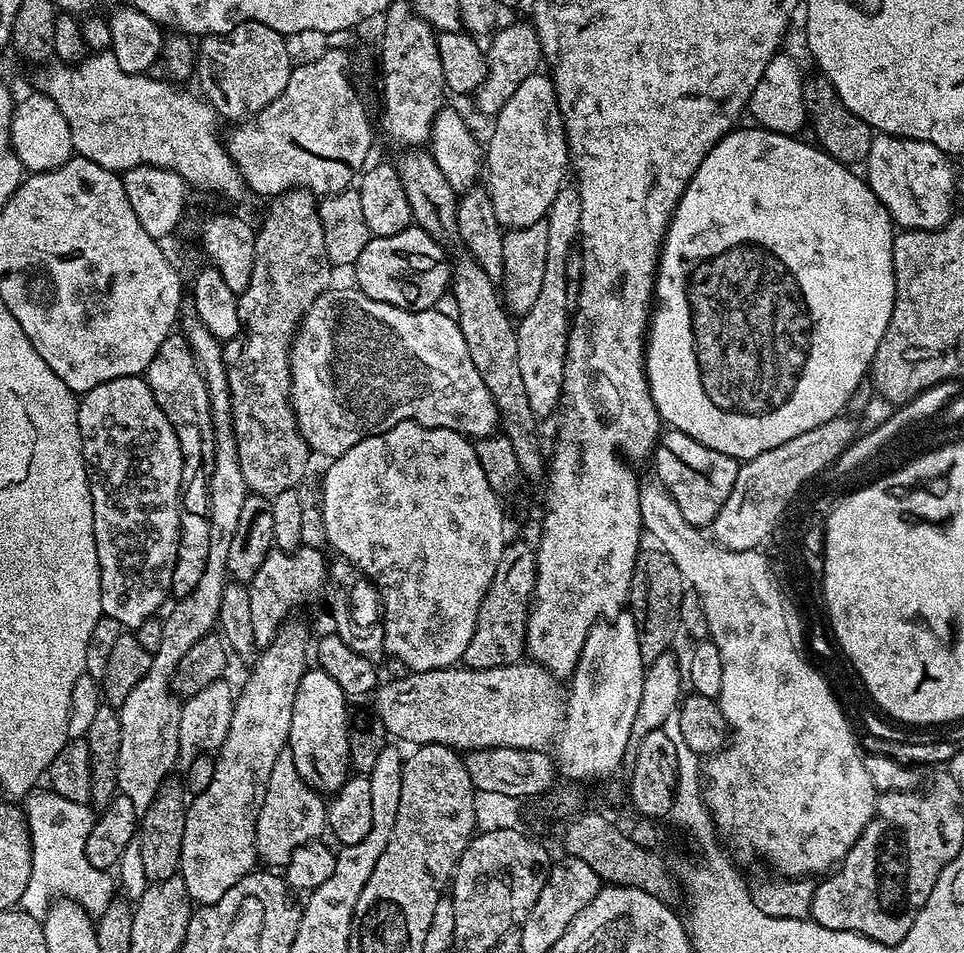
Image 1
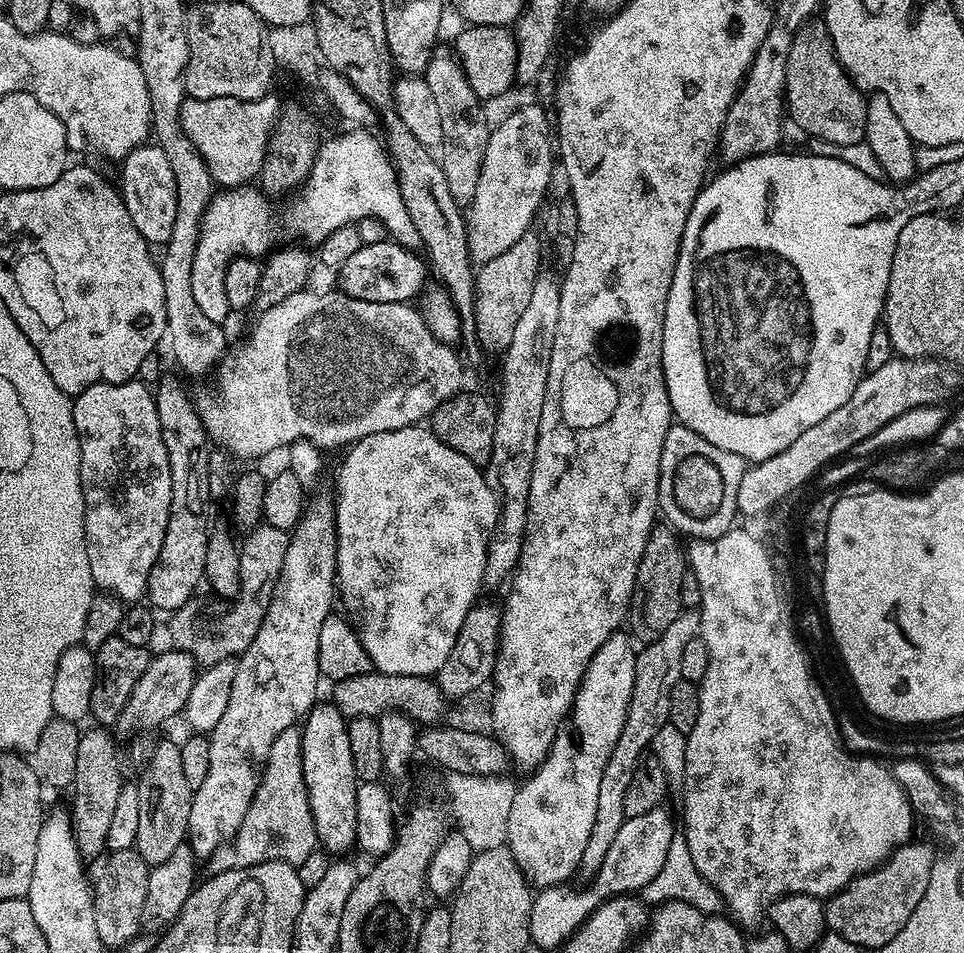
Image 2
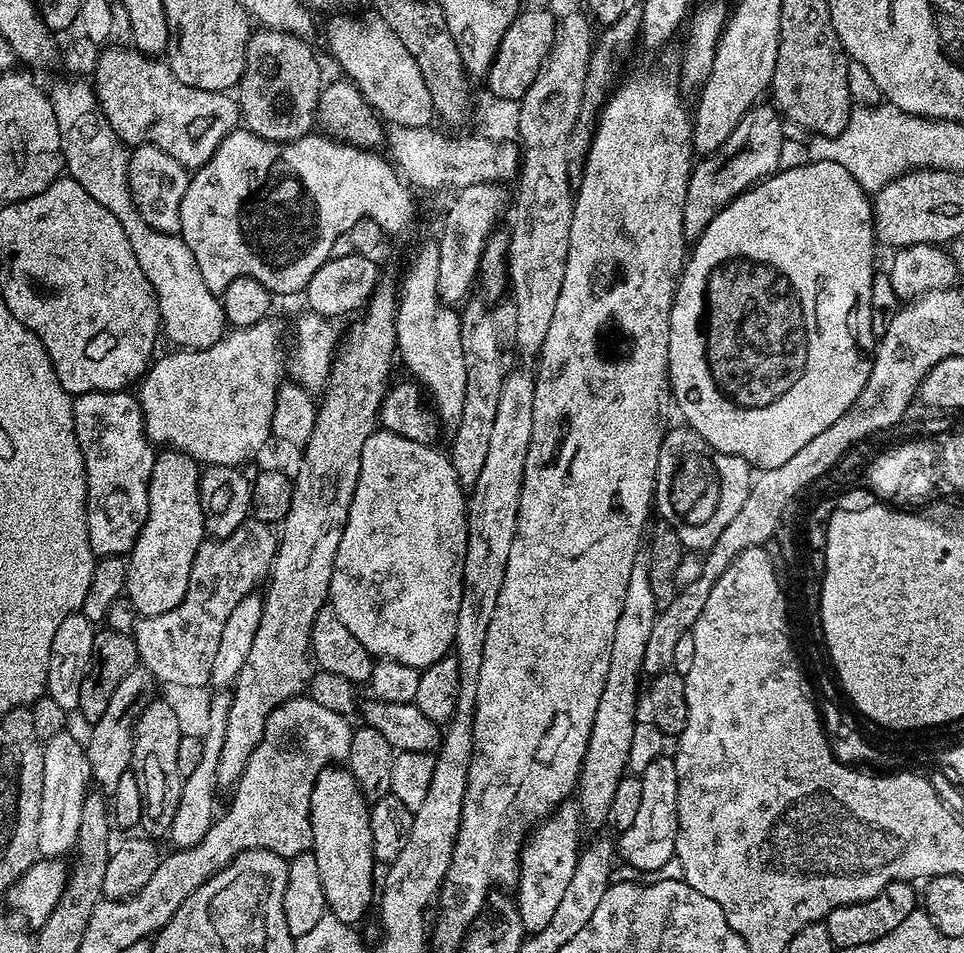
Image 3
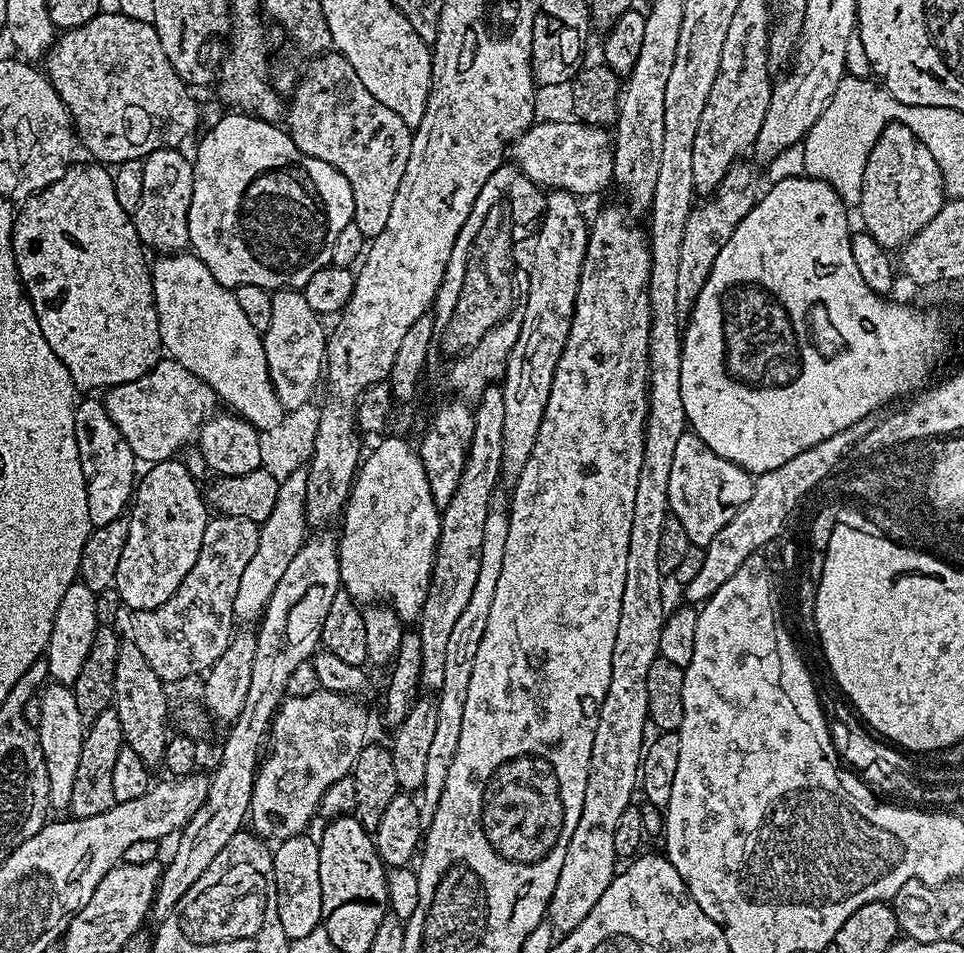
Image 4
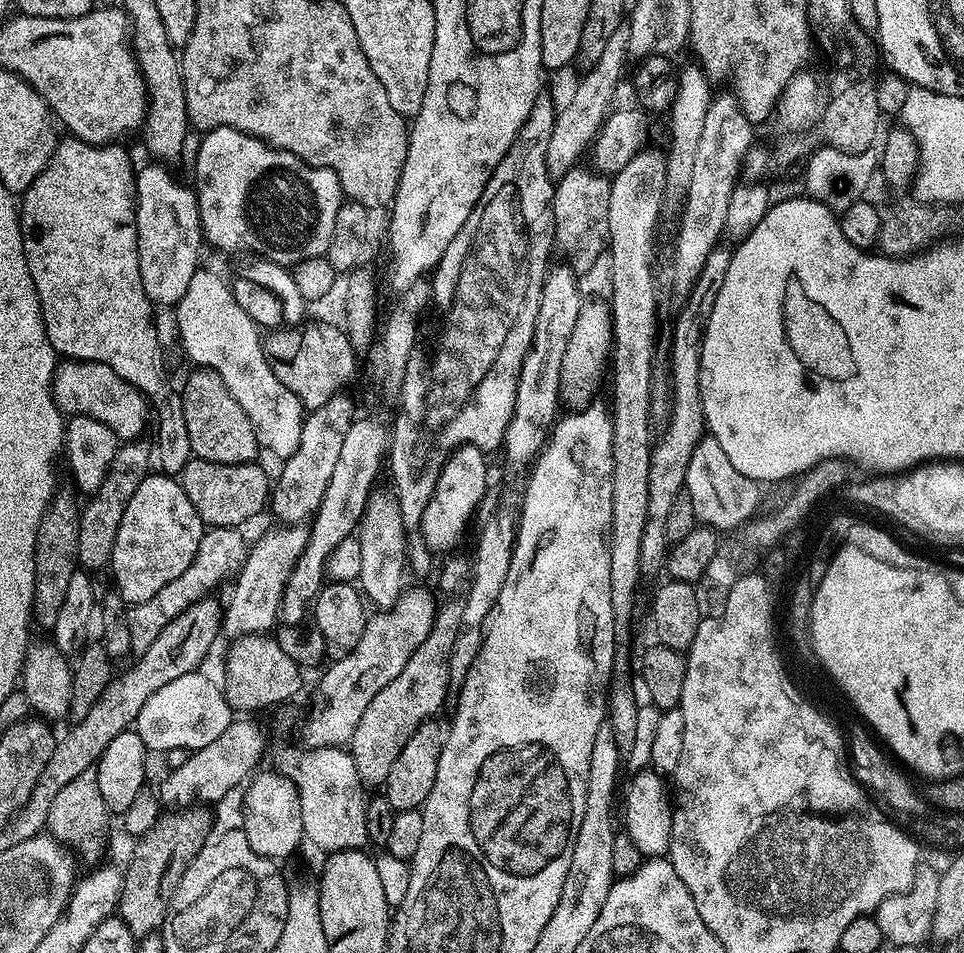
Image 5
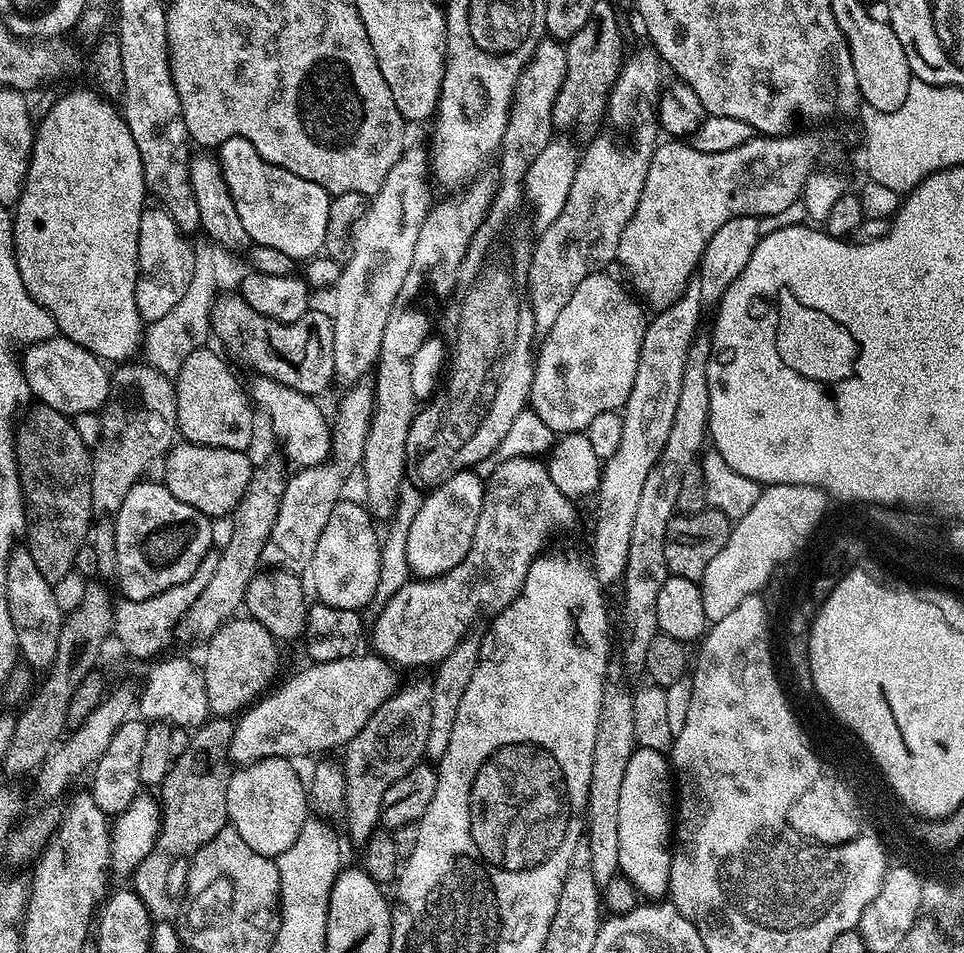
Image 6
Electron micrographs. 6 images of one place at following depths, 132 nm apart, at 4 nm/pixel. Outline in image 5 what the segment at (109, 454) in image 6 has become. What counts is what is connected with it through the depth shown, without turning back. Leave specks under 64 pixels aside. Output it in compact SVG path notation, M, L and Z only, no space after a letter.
M124 442L117 447L114 454L114 462L110 462L110 470L106 474L106 478L102 478L102 486L98 486L98 490L91 493L88 505L84 504L80 514L80 529L78 530L76 559L79 567L84 570L93 570L92 568L107 569L112 562L112 551L114 550L114 538L118 538L118 526L122 522L122 514L126 514L126 502L130 502L130 498L134 498L134 490L138 490L138 486L144 481L145 476L149 475L148 468L148 452L150 456L150 448L144 442Z

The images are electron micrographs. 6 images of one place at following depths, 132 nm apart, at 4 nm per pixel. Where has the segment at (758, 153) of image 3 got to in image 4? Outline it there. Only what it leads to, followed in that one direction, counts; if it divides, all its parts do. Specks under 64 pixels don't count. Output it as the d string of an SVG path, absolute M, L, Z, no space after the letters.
M744 163L732 165L726 178L722 178L720 187L693 207L686 222L686 234L682 236L682 254L678 258L678 310L681 314L691 313L702 286L706 286L706 278L710 278L710 270L714 266L714 260L718 258L718 250L726 246L738 222L742 222L742 218L750 214L754 203L751 192L752 168Z

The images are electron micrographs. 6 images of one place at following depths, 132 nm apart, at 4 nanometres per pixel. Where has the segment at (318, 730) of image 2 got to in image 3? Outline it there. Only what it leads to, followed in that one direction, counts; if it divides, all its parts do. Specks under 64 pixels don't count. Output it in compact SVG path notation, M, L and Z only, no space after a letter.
M329 766L323 768L318 774L318 778L314 782L314 790L312 791L312 797L310 798L310 806L312 807L312 847L310 851L318 858L318 874L322 877L322 890L324 891L324 902L327 911L331 915L337 916L344 924L351 924L353 926L359 925L359 920L363 918L368 912L368 907L373 907L374 904L374 888L372 892L372 883L377 883L378 872L376 876L376 867L378 867L378 861L374 850L372 849L372 835L370 834L370 804L369 801L364 799L364 796L360 792L358 782L354 782L351 772L344 766Z

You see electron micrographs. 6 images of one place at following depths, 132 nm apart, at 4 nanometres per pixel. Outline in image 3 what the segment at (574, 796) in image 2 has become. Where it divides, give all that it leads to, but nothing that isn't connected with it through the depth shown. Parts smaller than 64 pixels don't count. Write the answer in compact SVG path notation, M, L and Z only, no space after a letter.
M569 798L546 820L535 825L521 852L518 869L518 883L515 885L514 903L520 911L520 920L524 924L525 933L531 934L542 930L554 918L554 910L562 903L566 889L570 887L570 878L574 878L574 866L582 851L580 844L580 828L582 817L580 805Z

